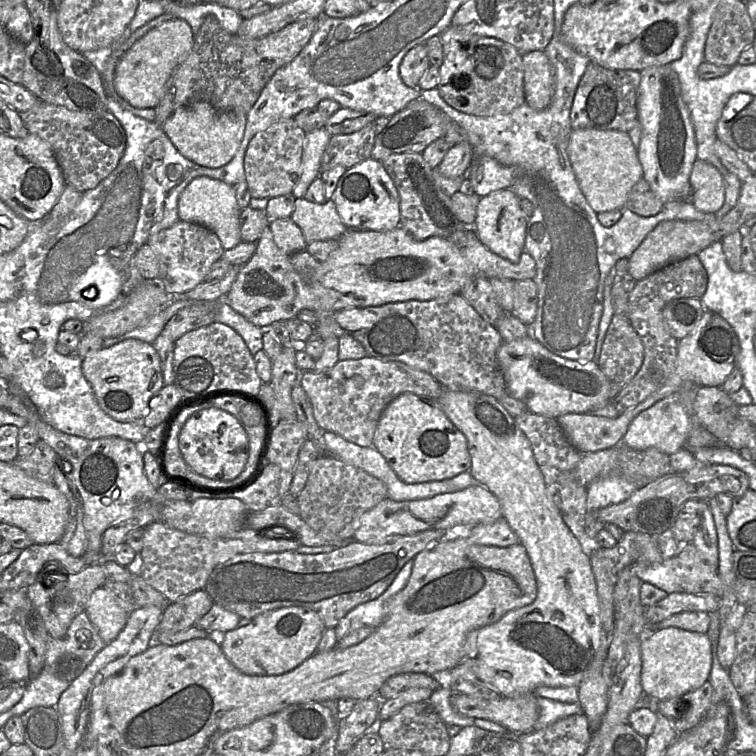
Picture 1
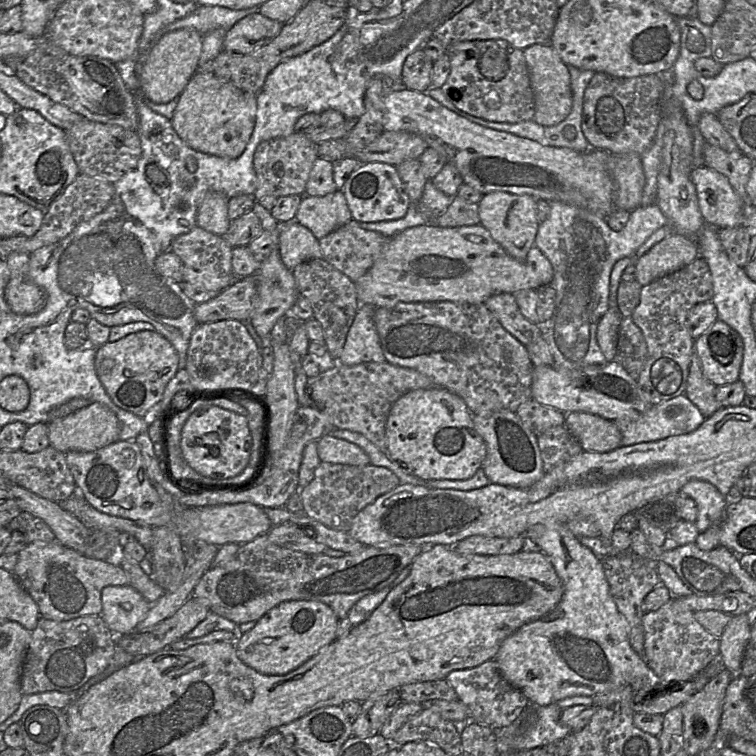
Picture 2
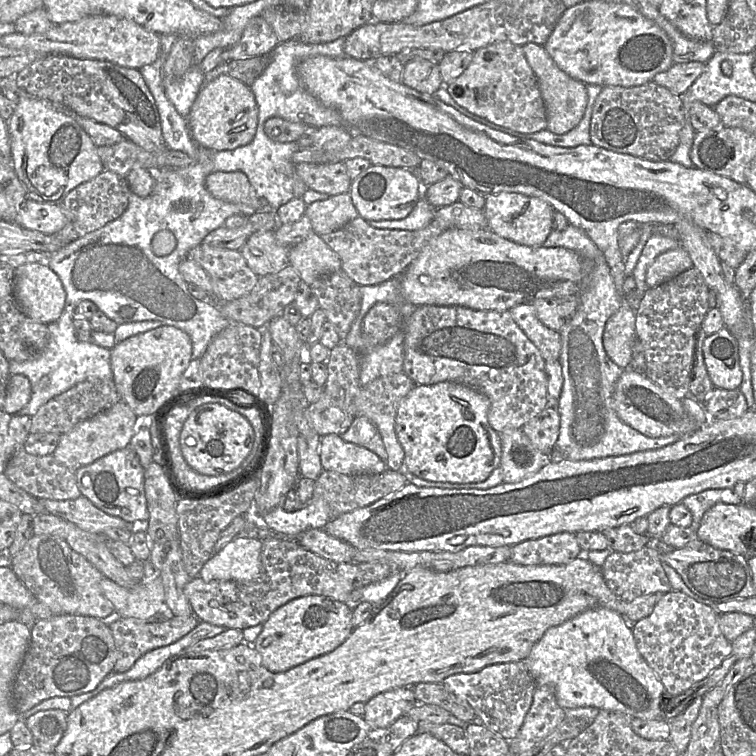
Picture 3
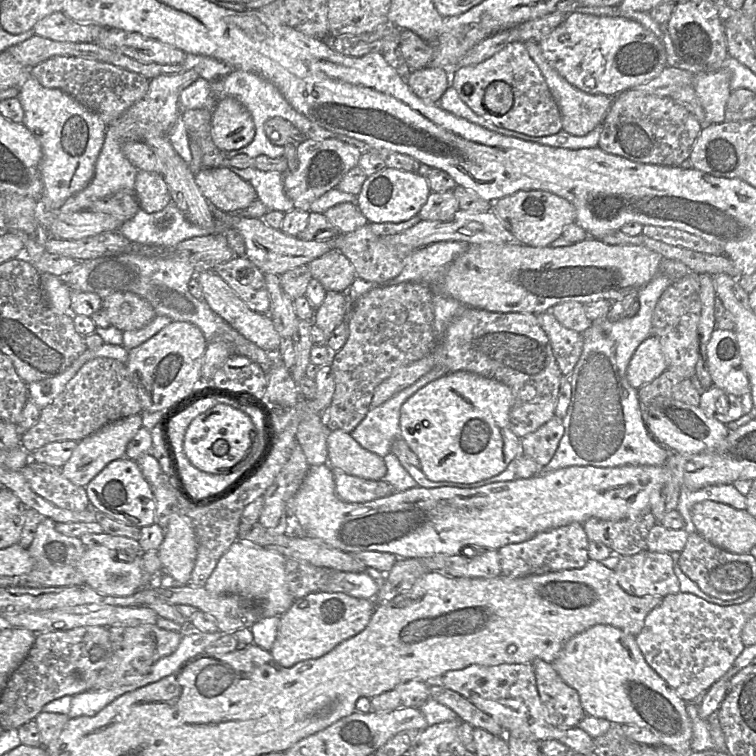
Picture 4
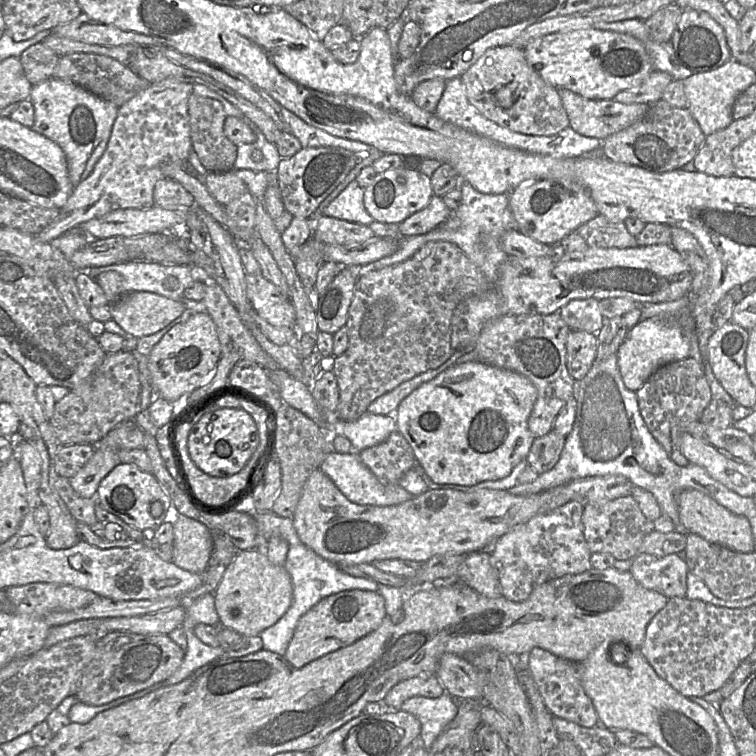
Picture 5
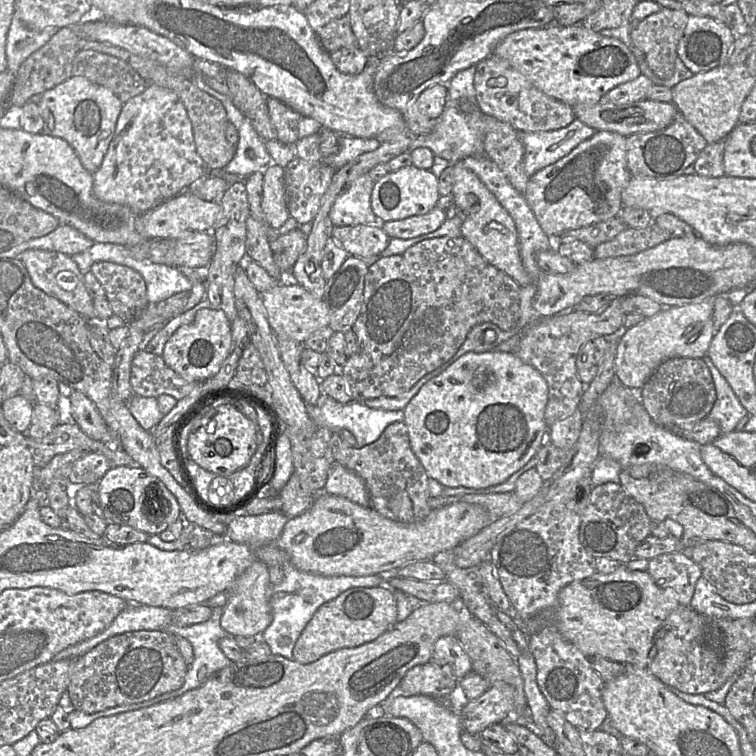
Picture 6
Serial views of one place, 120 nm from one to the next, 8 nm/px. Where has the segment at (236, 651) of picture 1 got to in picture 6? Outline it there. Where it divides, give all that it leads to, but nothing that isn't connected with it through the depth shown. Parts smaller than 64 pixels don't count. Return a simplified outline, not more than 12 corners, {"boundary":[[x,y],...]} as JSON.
{"boundary":[[388,585],[350,588],[317,609],[294,646],[310,664],[397,623]]}

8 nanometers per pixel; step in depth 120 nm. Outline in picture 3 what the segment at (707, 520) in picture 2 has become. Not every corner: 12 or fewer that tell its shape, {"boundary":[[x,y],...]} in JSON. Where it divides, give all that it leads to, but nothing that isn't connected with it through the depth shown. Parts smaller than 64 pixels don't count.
{"boundary":[[731,488],[707,489],[681,501],[697,532],[704,513],[718,503],[743,502]]}

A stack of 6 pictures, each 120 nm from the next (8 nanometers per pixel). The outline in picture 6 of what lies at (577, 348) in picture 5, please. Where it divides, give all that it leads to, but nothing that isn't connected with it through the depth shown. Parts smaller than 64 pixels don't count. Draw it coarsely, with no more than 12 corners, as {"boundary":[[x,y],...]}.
{"boundary":[[609,337],[586,342],[576,357],[580,381],[590,384]]}

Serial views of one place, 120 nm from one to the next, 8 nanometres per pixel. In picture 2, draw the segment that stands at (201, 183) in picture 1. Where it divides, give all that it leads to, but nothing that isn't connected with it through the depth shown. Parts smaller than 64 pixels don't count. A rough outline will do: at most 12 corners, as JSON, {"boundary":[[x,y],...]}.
{"boundary":[[208,192],[196,226],[222,237],[231,223],[228,200]]}

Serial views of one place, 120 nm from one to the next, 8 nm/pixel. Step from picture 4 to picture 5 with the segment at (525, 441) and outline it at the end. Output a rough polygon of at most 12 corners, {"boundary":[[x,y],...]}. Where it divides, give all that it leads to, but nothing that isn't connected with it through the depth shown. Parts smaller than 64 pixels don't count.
{"boundary":[[553,429],[526,456],[538,475],[558,462],[565,437]]}

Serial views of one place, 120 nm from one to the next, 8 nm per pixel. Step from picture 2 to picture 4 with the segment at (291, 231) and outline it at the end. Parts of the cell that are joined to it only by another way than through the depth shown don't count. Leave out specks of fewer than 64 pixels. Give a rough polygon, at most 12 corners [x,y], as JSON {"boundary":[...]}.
{"boundary":[[338,250],[308,266],[327,292],[346,293],[357,277]]}

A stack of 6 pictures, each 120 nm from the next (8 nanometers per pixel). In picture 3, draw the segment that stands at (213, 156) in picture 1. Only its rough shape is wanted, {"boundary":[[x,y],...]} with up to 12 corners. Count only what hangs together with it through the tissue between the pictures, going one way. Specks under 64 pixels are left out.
{"boundary":[[204,83],[186,119],[199,147],[253,140],[258,107],[248,85]]}

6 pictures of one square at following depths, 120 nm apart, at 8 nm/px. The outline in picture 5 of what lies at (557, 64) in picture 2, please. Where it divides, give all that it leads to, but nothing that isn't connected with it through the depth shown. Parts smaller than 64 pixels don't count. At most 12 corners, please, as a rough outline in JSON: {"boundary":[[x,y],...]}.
{"boundary":[[558,89],[578,134],[604,140],[642,119],[651,104],[590,100]]}

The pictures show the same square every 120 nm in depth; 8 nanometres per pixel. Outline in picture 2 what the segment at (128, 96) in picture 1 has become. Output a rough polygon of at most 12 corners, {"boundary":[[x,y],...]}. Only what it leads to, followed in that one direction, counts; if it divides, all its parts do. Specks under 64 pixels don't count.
{"boundary":[[160,33],[135,66],[142,97],[178,98],[199,71],[202,35]]}

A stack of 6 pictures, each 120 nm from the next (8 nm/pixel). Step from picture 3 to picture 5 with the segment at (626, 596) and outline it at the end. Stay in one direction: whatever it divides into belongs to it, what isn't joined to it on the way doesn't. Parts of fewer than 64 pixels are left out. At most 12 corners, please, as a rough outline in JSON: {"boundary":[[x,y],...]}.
{"boundary":[[638,553],[629,572],[644,588],[685,598],[689,568],[677,554]]}

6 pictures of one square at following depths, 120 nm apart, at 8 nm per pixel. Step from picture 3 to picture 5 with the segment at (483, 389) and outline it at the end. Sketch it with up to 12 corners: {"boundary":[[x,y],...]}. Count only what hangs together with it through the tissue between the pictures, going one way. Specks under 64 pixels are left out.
{"boundary":[[558,313],[488,321],[477,361],[528,378],[528,429],[549,433],[570,397],[570,327]]}

